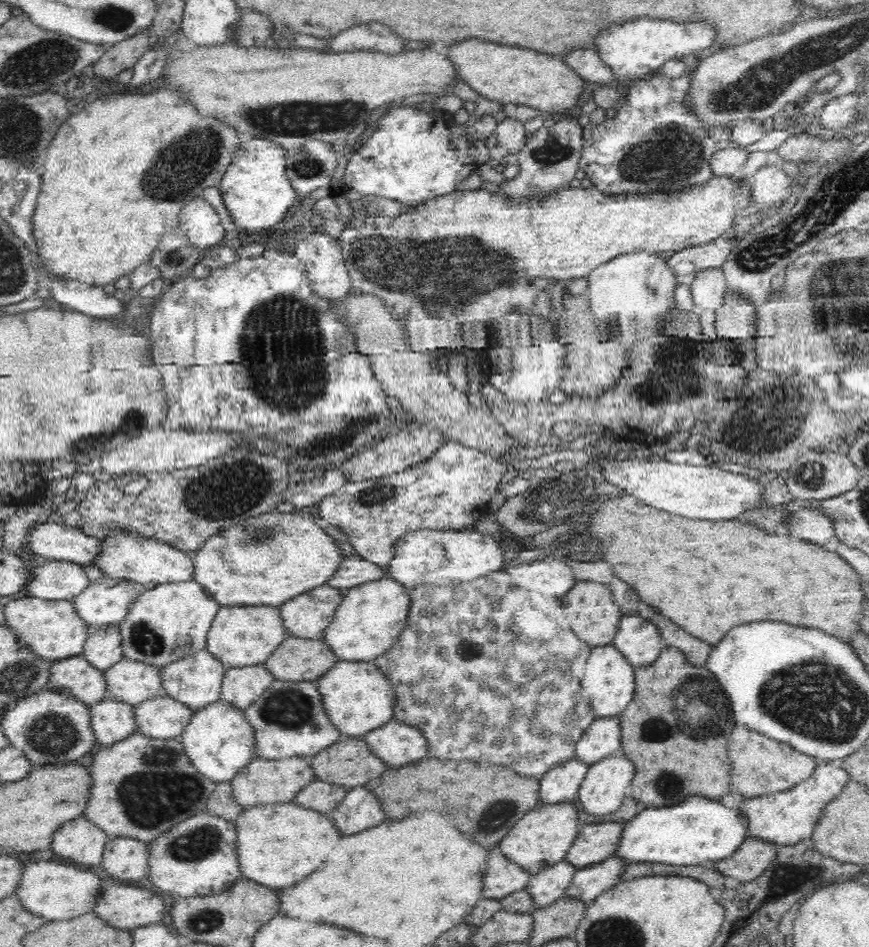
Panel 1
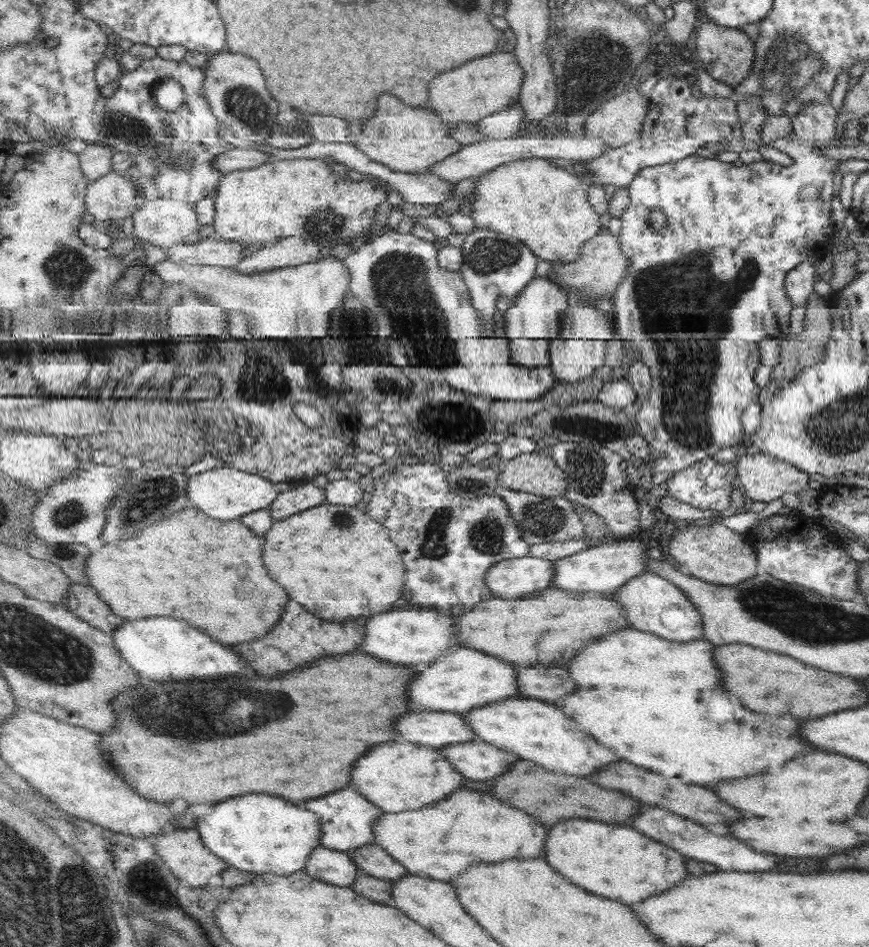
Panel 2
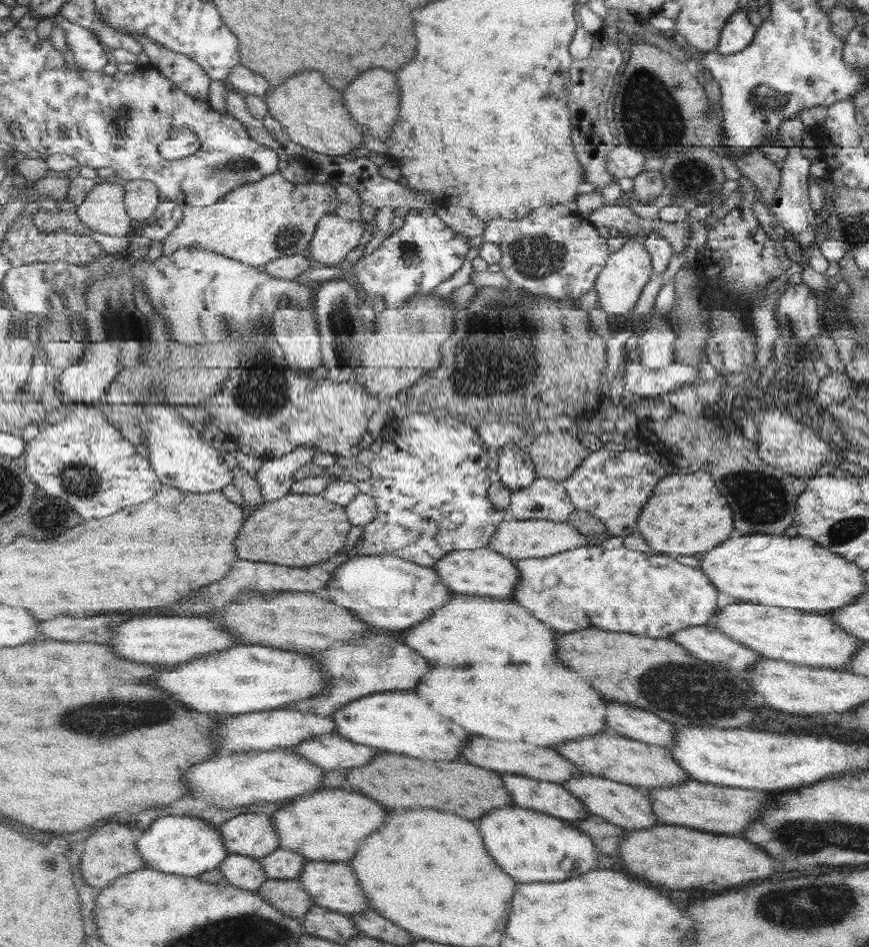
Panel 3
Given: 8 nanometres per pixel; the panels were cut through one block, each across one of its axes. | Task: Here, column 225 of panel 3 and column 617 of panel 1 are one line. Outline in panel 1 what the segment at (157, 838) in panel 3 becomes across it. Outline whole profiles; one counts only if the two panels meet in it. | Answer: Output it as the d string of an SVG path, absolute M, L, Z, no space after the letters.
M692 796L684 804L672 808L646 808L622 824L610 857L626 865L631 862L656 862L678 866L702 865L726 858L746 837L746 819L740 814L737 807L726 810L720 802L708 802L698 796Z

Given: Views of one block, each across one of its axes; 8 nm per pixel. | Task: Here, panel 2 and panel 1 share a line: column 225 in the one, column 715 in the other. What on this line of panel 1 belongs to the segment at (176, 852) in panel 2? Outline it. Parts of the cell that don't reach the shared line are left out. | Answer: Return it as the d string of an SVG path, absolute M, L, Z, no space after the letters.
M746 836L730 856L708 863L722 877L730 876L738 882L745 883L766 868L774 853L774 845Z

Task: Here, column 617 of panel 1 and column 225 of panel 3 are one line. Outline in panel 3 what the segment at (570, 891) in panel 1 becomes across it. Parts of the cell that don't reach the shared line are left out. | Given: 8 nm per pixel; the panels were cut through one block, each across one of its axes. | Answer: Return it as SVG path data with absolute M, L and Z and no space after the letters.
M230 853L219 869L225 876L225 882L242 890L258 892L269 879L260 859L244 854Z

